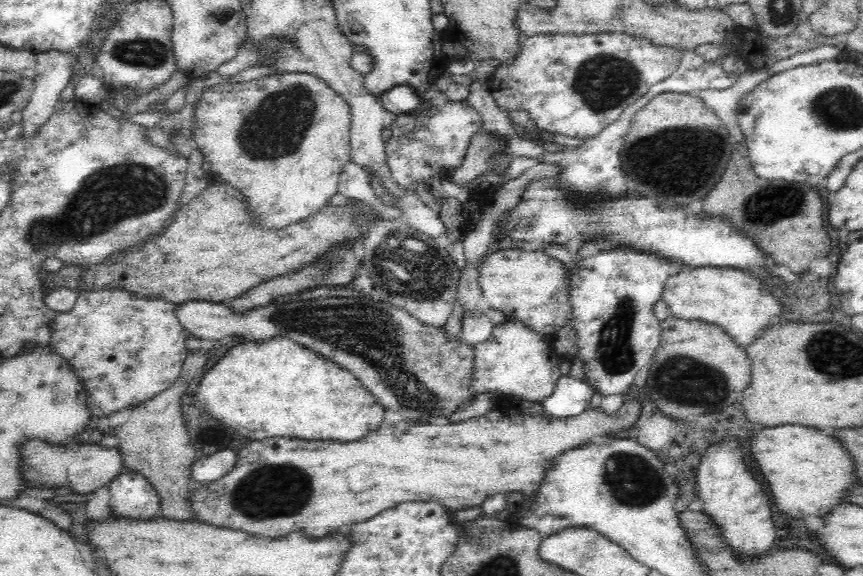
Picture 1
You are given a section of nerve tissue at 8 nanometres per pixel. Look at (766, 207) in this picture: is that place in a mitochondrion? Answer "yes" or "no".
yes

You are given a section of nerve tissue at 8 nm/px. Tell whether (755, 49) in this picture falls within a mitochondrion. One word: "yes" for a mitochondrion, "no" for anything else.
no

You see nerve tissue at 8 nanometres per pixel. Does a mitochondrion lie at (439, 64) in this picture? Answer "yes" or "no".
no

